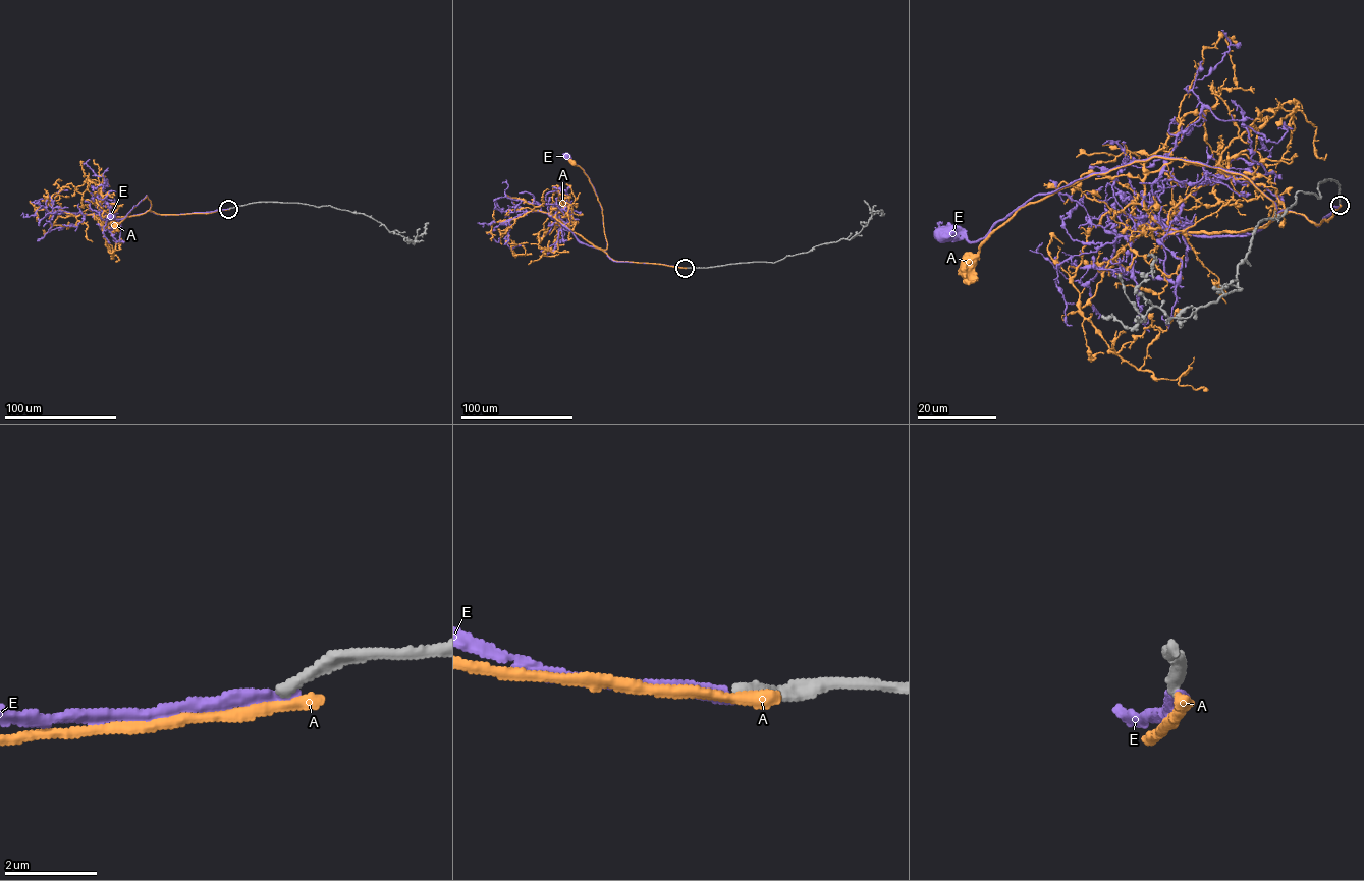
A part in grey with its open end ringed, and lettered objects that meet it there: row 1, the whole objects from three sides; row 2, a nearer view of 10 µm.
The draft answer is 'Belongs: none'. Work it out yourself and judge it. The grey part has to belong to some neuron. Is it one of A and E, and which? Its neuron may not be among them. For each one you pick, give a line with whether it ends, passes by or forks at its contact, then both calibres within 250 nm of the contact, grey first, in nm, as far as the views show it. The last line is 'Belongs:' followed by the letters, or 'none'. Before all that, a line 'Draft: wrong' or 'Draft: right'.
Draft: right
Belongs: none

